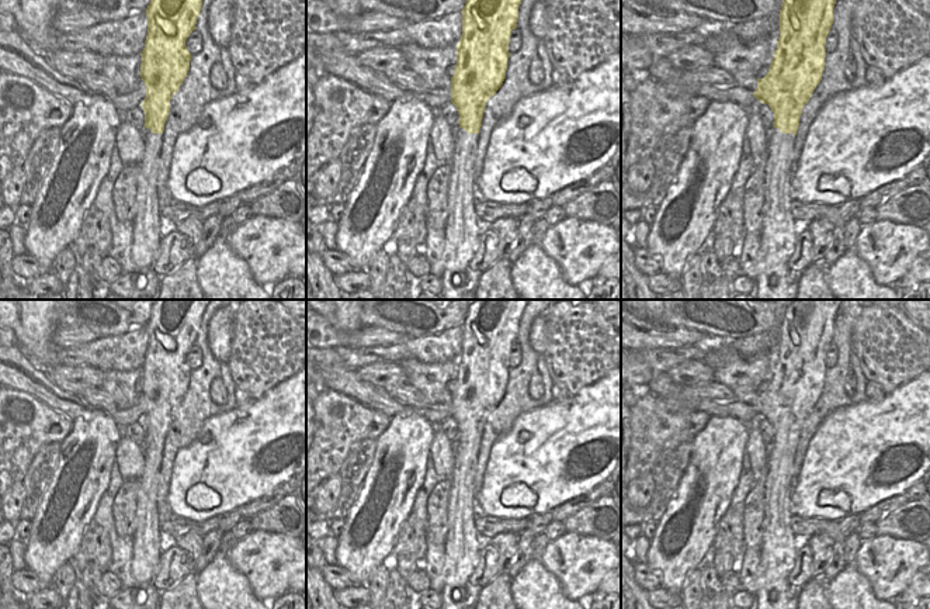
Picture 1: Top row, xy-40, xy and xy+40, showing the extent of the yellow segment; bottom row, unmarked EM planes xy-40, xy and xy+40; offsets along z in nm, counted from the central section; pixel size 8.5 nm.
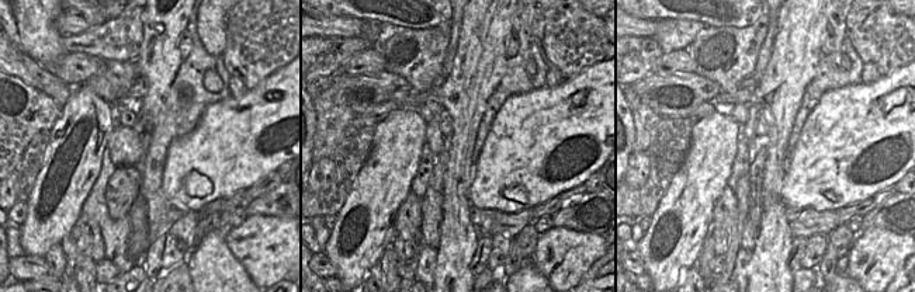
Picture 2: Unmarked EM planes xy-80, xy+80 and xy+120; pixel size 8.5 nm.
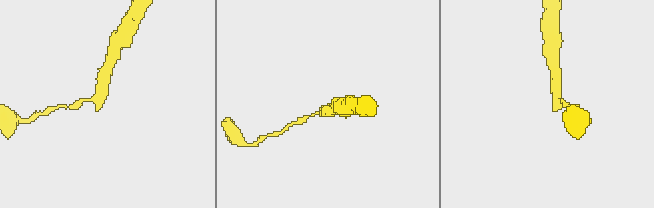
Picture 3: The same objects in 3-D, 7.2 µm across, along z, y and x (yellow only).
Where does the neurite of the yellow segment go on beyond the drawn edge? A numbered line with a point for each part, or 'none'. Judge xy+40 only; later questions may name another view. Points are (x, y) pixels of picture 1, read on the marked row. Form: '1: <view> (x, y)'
1: xy+40 (778, 234)

